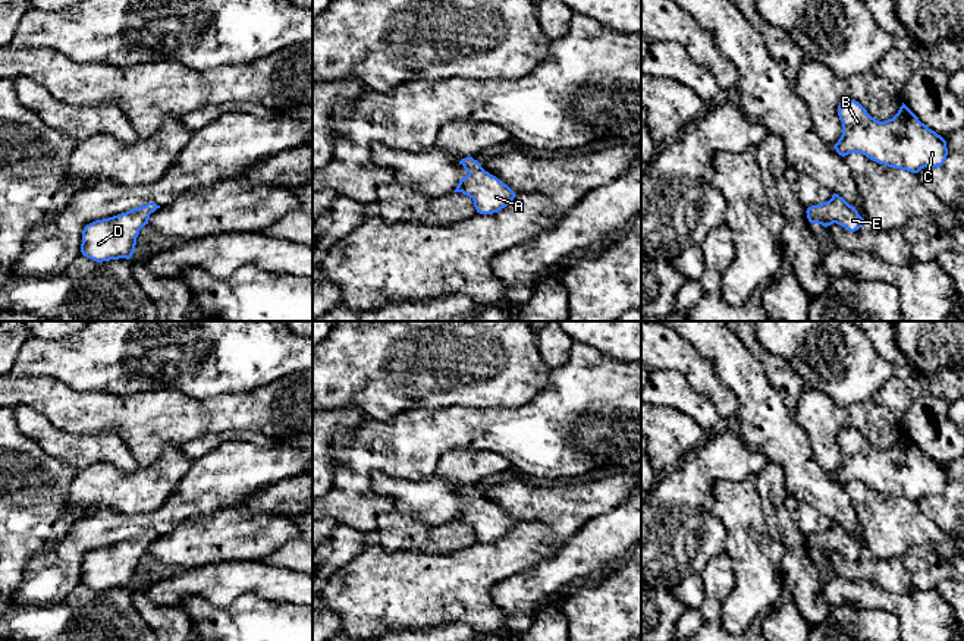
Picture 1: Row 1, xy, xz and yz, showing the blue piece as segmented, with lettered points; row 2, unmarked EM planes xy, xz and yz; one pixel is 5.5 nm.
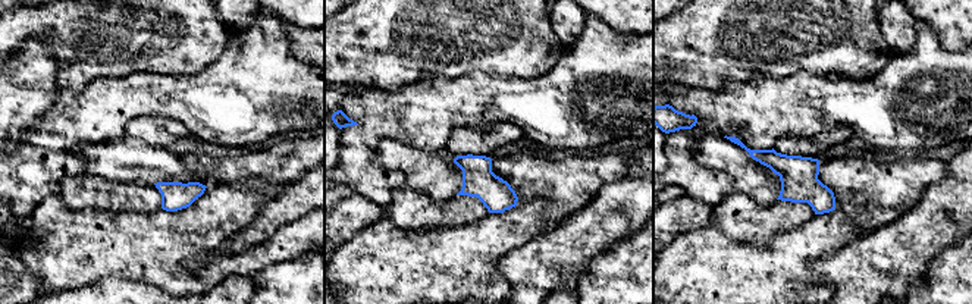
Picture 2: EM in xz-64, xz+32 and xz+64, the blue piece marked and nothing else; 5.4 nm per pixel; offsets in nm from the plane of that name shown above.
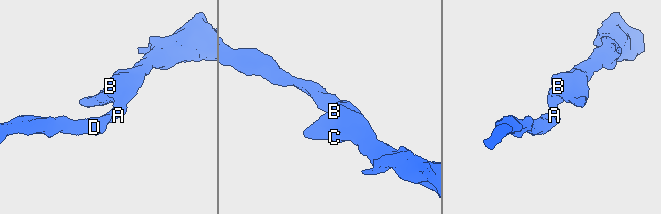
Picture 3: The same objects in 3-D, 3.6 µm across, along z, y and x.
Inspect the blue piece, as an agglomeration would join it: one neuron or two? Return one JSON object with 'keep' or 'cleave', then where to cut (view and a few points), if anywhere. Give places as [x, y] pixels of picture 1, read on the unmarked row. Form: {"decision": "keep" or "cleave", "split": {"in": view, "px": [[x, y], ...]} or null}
{"decision": "keep", "split": null}

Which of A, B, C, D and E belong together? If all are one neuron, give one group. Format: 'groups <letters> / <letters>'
groups A B C D E

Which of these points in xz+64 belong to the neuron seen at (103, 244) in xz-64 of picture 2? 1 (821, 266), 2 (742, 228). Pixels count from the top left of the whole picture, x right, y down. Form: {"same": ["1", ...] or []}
{"same": []}

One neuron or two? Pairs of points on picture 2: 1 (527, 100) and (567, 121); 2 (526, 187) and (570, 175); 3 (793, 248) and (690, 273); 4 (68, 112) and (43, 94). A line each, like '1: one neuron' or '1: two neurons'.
1: one neuron
2: one neuron
3: one neuron
4: two neurons

